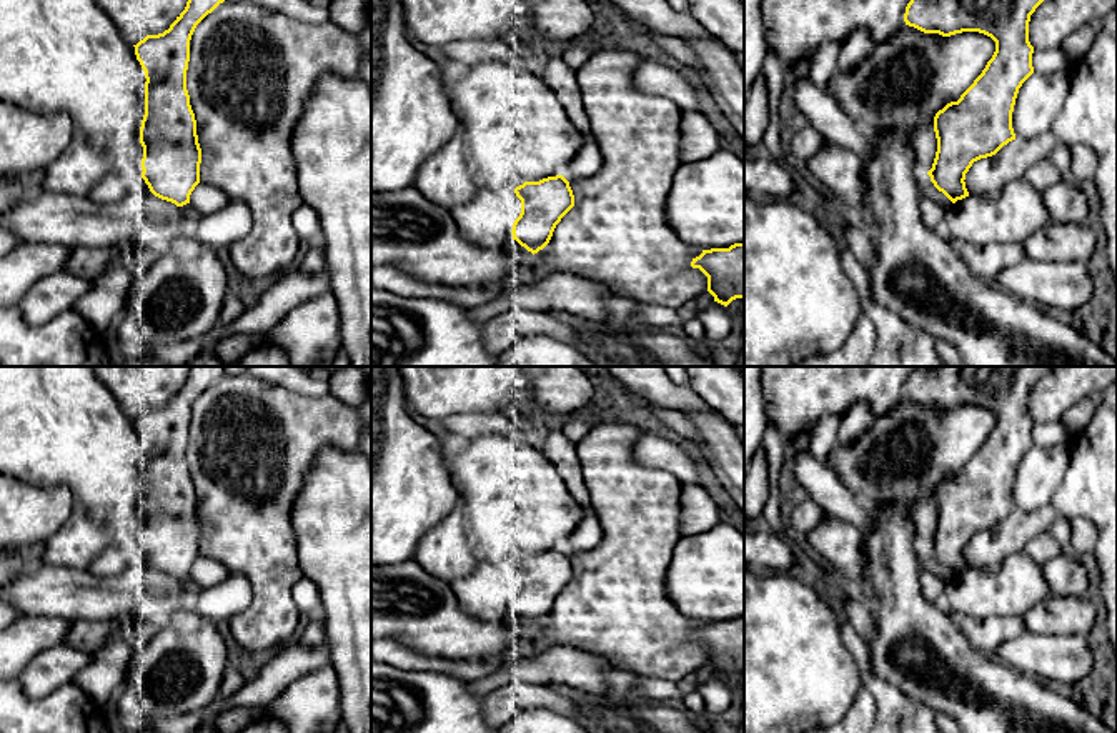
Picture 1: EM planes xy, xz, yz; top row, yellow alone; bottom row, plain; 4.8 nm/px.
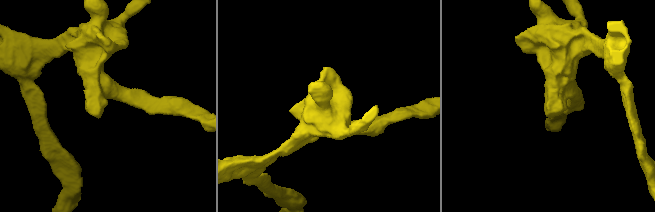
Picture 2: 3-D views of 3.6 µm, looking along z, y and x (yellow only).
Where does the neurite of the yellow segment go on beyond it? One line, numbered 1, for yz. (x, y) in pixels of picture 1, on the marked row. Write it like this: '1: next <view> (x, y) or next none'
1: next none

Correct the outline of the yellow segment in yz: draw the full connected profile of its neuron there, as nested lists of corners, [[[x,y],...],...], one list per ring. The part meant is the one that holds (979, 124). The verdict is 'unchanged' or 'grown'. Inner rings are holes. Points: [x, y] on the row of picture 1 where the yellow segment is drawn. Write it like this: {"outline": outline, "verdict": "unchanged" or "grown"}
{"outline": [[[911,0],[904,22],[924,33],[951,37],[962,32],[979,32],[995,42],[995,52],[982,73],[961,95],[934,117],[937,152],[927,172],[934,187],[952,203],[969,197],[966,173],[974,162],[995,155],[1004,145],[1015,140],[1012,112],[1022,83],[1034,73],[1029,42],[1030,15],[1044,0]]], "verdict": "unchanged"}

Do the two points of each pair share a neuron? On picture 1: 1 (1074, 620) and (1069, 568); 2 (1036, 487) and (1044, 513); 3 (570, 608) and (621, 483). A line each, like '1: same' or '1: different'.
1: different
2: different
3: same

